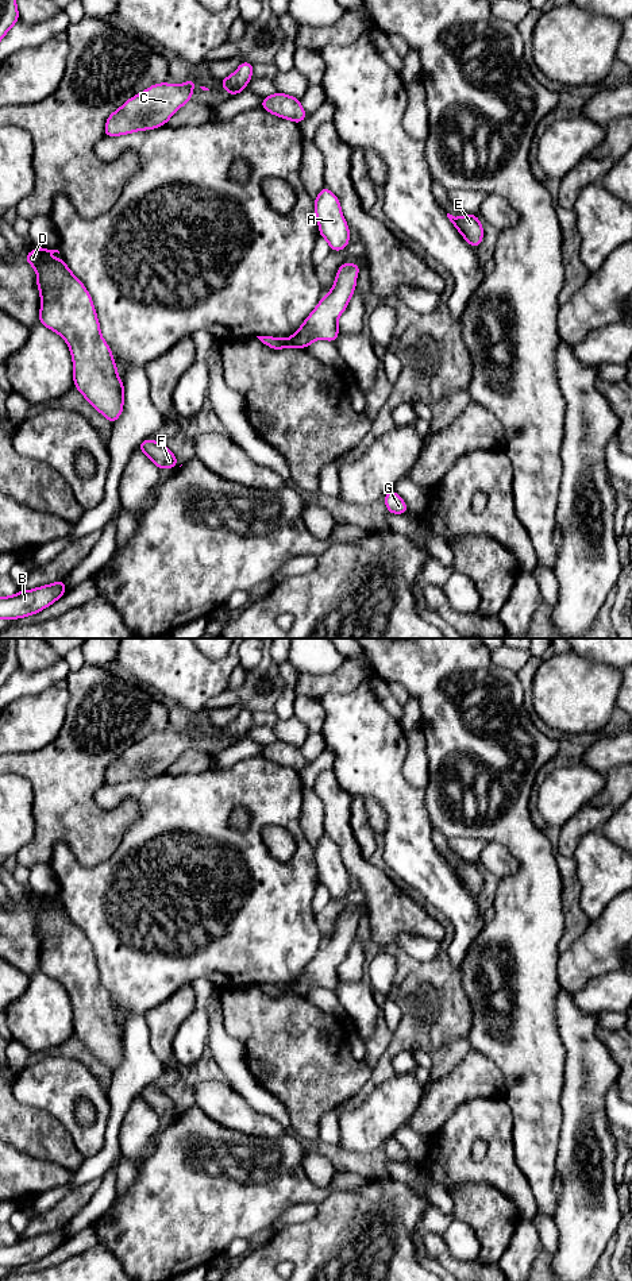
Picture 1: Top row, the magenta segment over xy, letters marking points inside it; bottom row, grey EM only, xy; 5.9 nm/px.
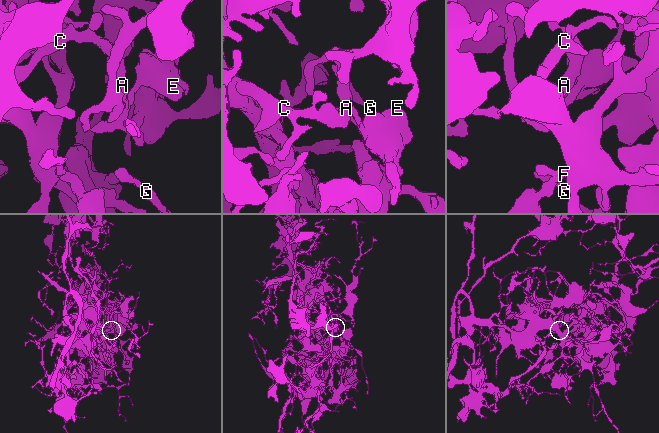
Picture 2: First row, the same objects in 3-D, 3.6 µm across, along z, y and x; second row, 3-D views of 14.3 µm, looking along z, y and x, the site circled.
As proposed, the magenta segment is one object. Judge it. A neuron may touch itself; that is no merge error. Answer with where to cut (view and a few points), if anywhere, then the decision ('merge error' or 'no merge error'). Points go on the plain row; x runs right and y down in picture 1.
cut none; no merge error

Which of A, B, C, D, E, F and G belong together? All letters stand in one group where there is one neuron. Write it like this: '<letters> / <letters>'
A B C D E F G

